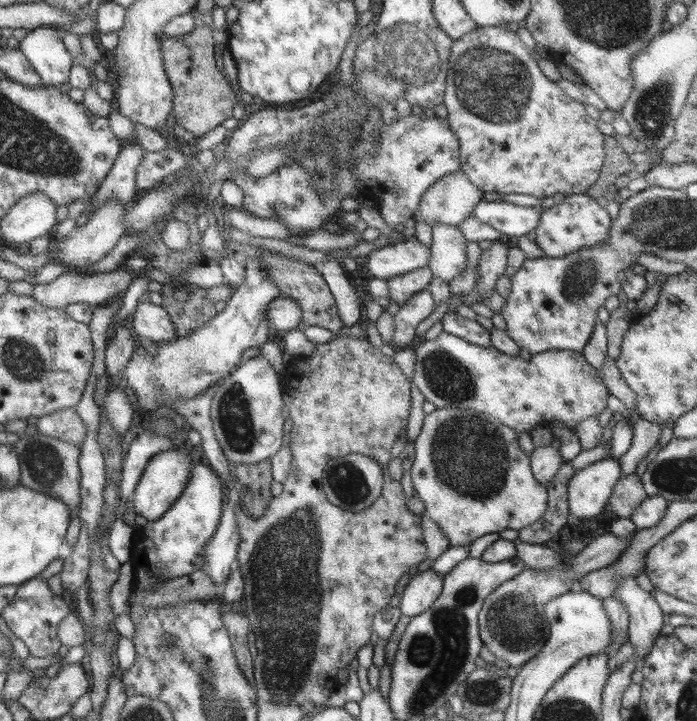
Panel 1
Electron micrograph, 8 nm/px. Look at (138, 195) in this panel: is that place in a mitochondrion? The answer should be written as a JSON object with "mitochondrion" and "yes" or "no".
{"mitochondrion":"no"}

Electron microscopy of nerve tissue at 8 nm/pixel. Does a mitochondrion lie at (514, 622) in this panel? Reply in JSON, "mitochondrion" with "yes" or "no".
{"mitochondrion":"yes"}

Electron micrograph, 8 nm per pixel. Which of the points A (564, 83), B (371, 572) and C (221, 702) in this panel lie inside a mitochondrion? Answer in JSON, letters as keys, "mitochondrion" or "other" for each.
{"A":"other","B":"other","C":"mitochondrion"}

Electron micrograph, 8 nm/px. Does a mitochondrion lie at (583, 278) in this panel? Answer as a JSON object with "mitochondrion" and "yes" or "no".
{"mitochondrion":"yes"}

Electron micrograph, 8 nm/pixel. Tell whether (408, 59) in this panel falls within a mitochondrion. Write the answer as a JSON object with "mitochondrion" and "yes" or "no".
{"mitochondrion":"yes"}

